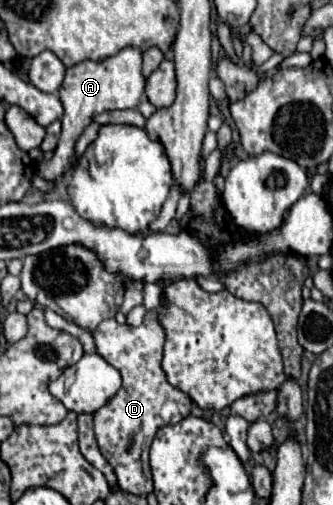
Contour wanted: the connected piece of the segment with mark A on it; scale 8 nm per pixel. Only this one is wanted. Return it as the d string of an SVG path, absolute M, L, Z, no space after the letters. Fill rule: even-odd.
M124 48L116 56L110 56L102 62L84 60L72 68L66 70L66 78L60 86L60 100L64 106L62 116L62 136L58 142L58 148L50 162L38 162L36 172L48 182L54 182L56 178L72 172L76 166L76 154L74 146L76 140L82 136L84 128L94 120L94 116L110 110L126 110L136 108L140 102L140 96L144 94L144 76L142 76L142 52L138 48Z

